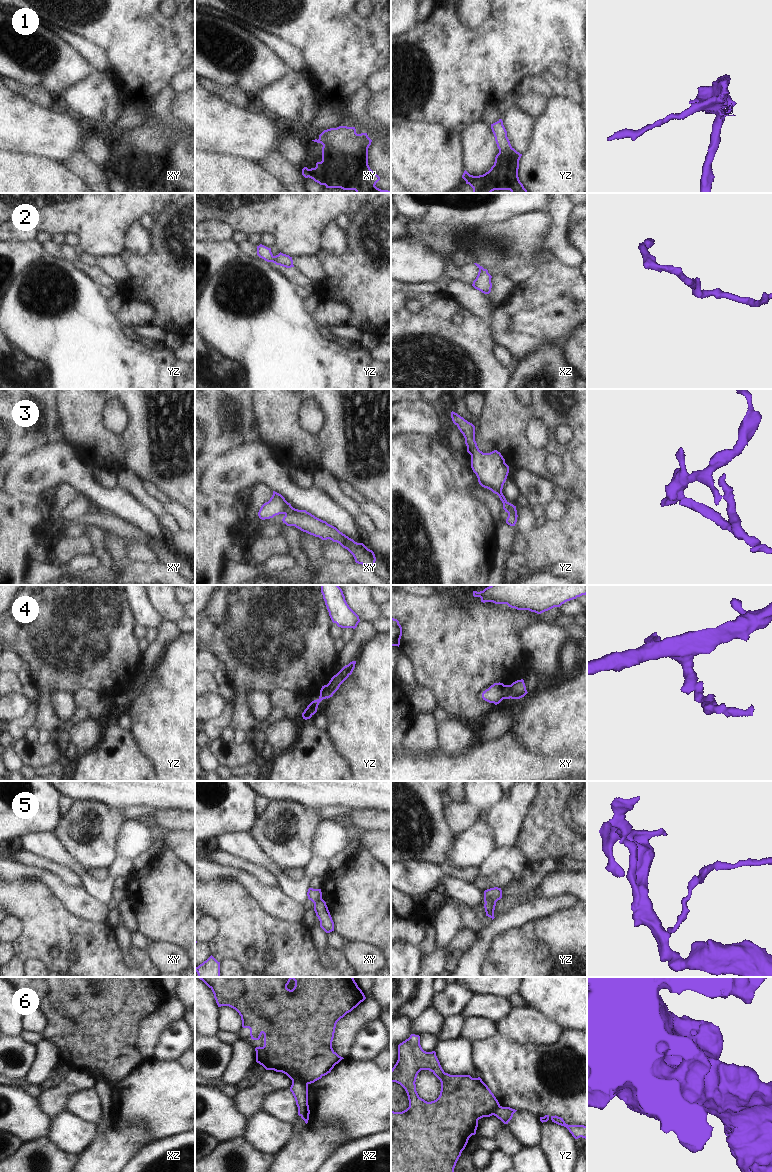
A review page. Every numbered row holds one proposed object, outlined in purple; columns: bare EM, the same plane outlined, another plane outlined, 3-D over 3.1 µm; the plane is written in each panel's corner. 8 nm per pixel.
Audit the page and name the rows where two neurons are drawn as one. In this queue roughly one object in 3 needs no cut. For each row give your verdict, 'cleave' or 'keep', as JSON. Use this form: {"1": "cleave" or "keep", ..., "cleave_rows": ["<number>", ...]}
{"1": "cleave", "2": "keep", "3": "cleave", "4": "cleave", "5": "cleave", "6": "cleave", "cleave_rows": ["1", "3", "4", "5", "6"]}

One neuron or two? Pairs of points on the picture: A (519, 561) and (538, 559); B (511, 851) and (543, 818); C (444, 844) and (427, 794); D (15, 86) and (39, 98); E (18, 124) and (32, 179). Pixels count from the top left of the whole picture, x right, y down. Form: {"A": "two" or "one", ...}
{"A": "two", "B": "two", "C": "one", "D": "one", "E": "two"}

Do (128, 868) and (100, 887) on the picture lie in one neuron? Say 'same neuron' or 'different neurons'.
same neuron

